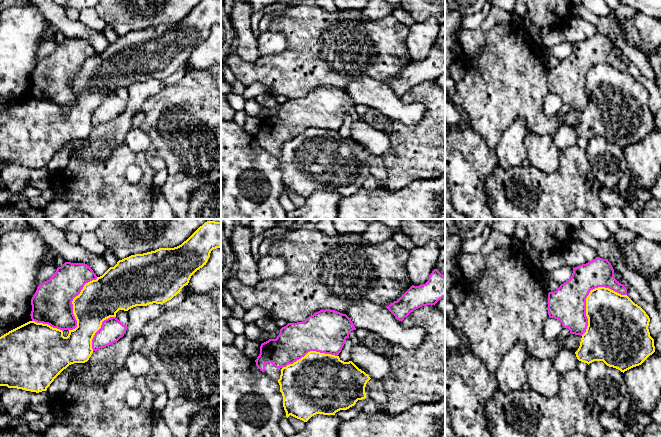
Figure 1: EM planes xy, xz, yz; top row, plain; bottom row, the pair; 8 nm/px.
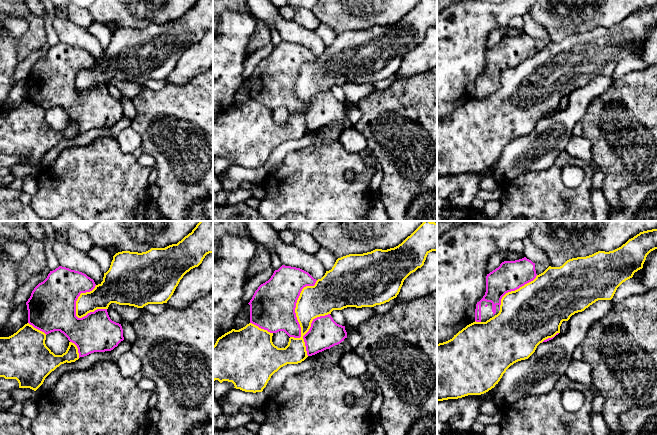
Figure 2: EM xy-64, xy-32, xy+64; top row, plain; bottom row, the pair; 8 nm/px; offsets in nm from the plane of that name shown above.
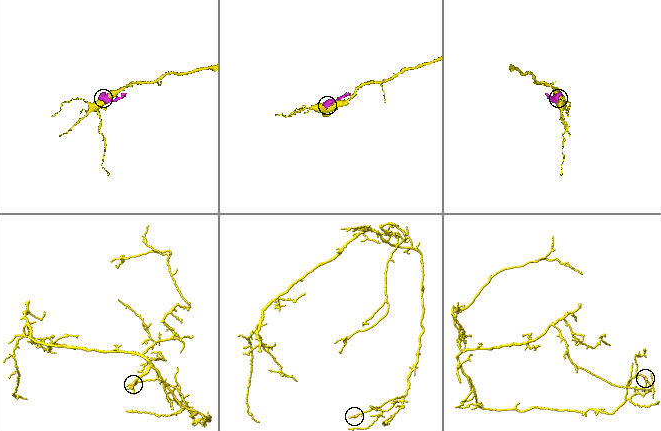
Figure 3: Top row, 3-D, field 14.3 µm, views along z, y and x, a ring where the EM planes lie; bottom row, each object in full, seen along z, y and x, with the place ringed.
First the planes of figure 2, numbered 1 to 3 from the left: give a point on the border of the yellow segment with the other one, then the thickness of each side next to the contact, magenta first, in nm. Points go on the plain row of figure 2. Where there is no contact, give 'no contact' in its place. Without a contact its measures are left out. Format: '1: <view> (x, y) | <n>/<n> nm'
1: xy-64 (77, 74) | 380/180 nm
2: xy-32 (295, 90) | 360/260 nm
3: xy+64 (513, 66) | 240/460 nm

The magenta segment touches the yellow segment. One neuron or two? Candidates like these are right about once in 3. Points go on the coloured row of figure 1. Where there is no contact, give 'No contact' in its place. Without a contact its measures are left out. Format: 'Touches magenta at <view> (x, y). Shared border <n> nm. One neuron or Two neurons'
Touches magenta at yz (588, 294). Shared border 500 nm. Two neurons

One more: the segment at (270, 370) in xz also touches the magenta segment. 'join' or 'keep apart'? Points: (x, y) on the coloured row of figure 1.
join

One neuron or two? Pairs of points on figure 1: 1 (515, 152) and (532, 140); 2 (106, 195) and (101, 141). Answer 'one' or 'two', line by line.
1: two
2: two

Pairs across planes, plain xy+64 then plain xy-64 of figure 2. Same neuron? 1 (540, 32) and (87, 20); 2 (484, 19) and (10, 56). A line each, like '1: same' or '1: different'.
1: same
2: same

